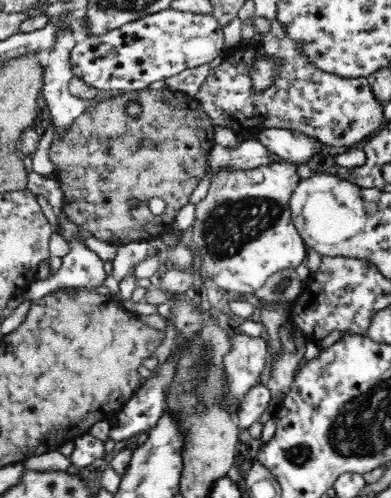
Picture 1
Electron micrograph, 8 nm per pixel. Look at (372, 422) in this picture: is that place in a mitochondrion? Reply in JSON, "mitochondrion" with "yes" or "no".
{"mitochondrion":"yes"}

